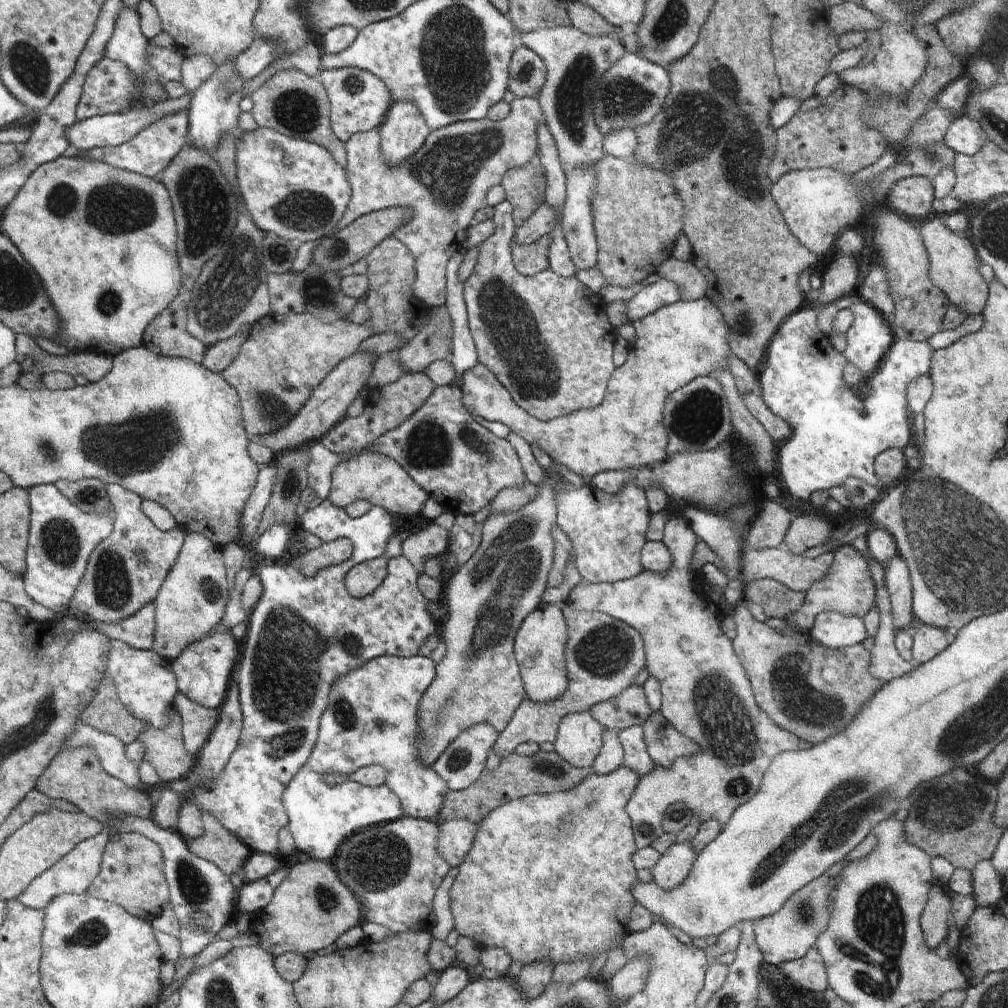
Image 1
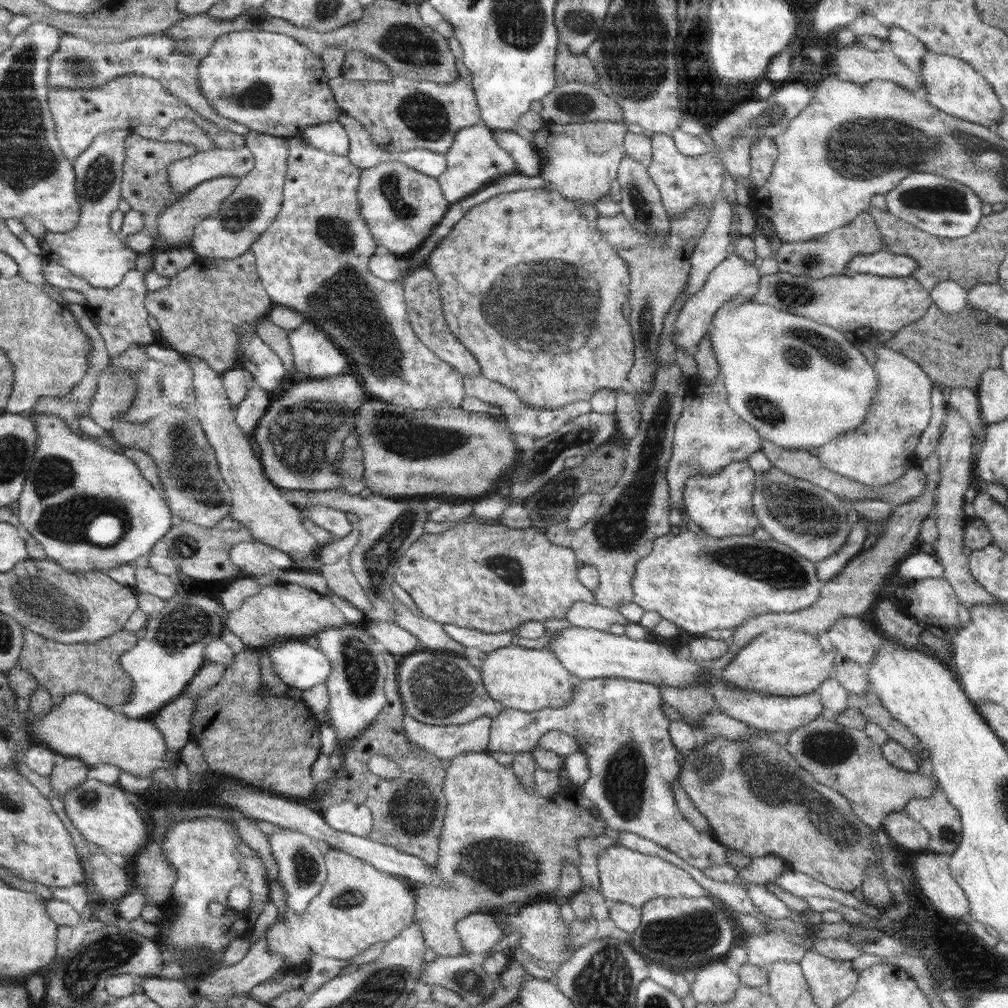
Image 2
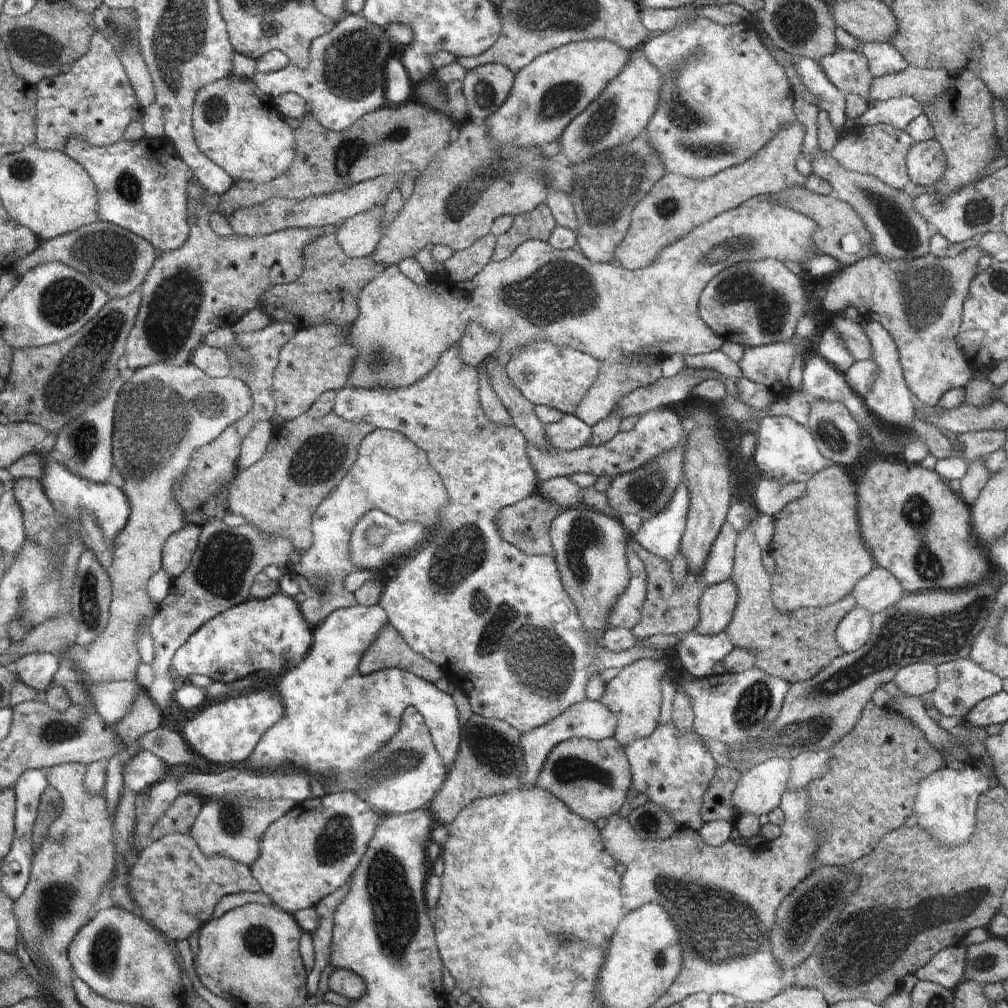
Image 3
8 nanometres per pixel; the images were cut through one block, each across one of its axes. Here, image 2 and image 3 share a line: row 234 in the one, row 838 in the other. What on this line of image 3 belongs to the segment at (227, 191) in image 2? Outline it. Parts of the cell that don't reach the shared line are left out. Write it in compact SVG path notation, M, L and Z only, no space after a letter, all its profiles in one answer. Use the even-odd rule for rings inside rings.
M172 832L159 840L147 842L142 848L128 873L128 890L134 903L142 910L142 916L150 920L154 927L164 932L166 936L177 941L190 938L196 930L200 931L208 921L211 921L214 908L223 896L241 892L260 892L261 887L246 864L236 862L222 854L202 854L200 846L190 834Z

